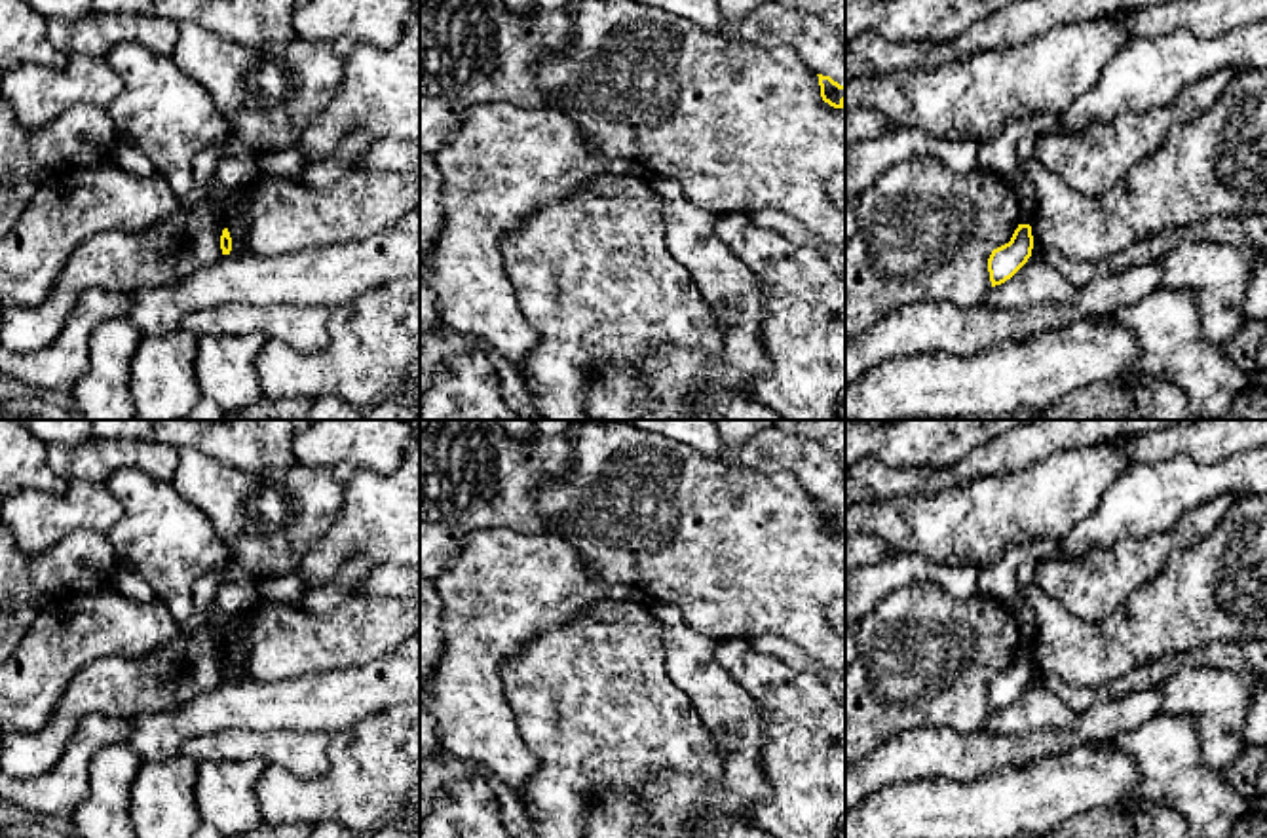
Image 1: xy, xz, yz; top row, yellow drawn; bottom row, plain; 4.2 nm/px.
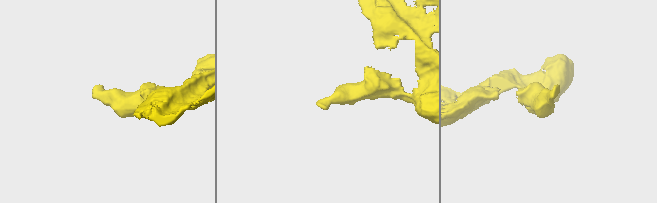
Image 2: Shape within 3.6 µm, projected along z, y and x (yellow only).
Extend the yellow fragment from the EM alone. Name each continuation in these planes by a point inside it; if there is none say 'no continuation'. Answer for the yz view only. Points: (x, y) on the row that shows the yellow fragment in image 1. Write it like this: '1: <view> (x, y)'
no continuation

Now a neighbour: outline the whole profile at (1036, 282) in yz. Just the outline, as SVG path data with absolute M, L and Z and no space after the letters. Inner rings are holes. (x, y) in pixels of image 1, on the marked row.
M1030 257L1005 283L990 289L986 302L1001 310L1028 310L1037 304L1066 304L1075 289L1045 260Z

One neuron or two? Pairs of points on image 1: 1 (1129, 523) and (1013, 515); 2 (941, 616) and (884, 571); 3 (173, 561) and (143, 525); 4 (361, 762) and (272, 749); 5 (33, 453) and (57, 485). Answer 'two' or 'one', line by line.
1: two
2: two
3: one
4: two
5: one

